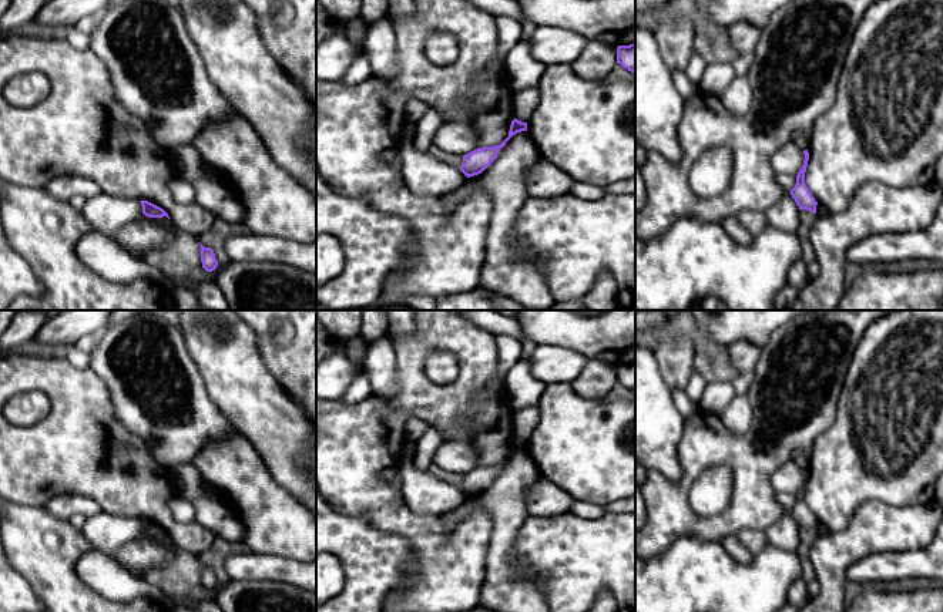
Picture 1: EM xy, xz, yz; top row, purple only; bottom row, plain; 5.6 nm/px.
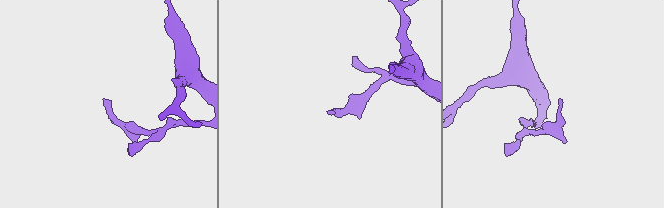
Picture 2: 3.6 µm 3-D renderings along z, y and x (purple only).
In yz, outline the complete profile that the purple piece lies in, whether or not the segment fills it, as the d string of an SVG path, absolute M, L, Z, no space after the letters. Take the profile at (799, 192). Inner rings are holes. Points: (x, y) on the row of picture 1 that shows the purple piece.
M805 149L803 154L805 154L805 161L803 161L802 168L799 169L799 172L796 175L796 184L791 189L791 195L795 199L799 209L808 209L808 211L816 213L818 202L815 201L815 198L812 196L812 194L809 192L809 189L805 184L805 172L806 172L806 167L808 167L808 161L809 161L808 149Z

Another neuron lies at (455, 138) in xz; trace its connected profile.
M443 122L434 137L433 144L449 154L466 155L477 149L474 132L463 124Z

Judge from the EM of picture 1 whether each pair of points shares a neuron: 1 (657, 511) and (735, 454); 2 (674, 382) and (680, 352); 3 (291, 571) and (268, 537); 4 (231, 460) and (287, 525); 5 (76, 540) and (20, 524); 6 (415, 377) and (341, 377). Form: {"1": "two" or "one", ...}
{"1": "one", "2": "one", "3": "two", "4": "one", "5": "one", "6": "two"}

